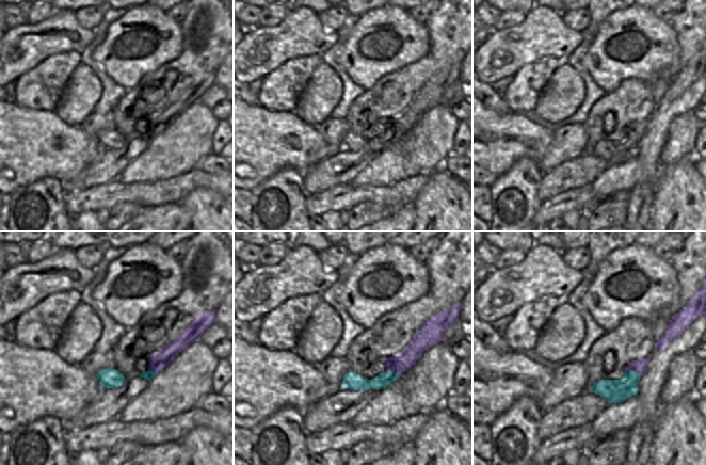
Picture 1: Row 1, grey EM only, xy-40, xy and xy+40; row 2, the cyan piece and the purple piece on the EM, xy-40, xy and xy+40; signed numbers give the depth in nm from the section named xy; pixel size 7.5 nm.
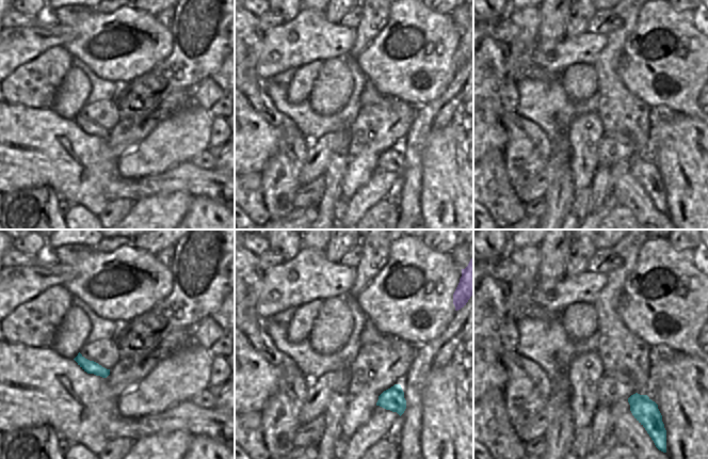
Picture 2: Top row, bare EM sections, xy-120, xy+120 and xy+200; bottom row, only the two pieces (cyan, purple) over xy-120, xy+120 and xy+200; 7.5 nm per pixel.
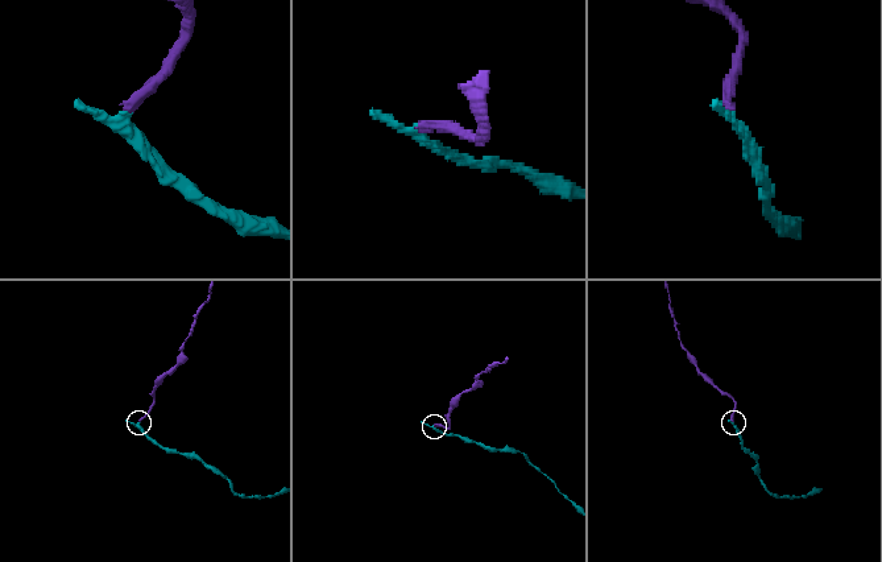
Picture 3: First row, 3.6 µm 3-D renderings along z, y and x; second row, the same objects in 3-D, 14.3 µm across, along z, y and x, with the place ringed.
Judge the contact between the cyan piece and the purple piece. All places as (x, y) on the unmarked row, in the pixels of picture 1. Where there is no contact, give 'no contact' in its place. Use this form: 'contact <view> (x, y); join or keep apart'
contact xy+40 (634, 132); keep apart

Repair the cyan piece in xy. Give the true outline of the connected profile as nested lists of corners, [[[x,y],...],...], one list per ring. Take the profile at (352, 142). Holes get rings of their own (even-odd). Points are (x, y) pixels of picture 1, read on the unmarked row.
[[[349,132],[343,138],[343,149],[351,151],[368,151],[370,149],[380,151],[385,149],[401,137],[398,137],[394,132],[385,132],[372,141],[368,141],[353,132]]]

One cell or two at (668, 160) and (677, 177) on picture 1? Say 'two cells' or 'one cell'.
two cells

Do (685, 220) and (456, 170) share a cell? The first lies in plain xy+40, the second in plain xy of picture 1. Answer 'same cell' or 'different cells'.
different cells

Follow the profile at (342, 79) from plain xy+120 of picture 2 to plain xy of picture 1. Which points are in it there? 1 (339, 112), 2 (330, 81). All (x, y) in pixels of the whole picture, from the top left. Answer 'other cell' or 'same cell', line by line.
1: other cell
2: same cell

